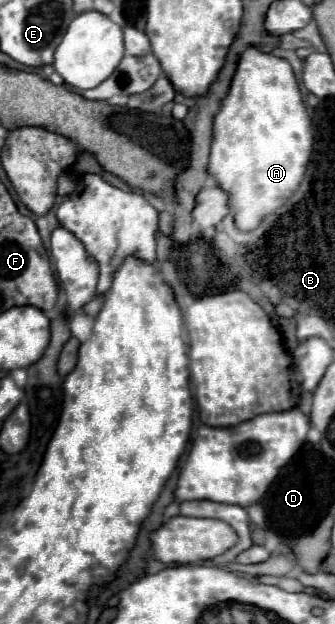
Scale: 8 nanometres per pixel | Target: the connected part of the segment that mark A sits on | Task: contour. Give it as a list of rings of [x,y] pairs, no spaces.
[[[247,48],[237,64],[229,92],[215,116],[209,172],[217,178],[217,184],[229,194],[229,204],[235,212],[235,222],[241,230],[253,230],[259,226],[263,216],[275,212],[301,184],[307,162],[313,150],[313,134],[303,98],[287,60],[257,48]]]

